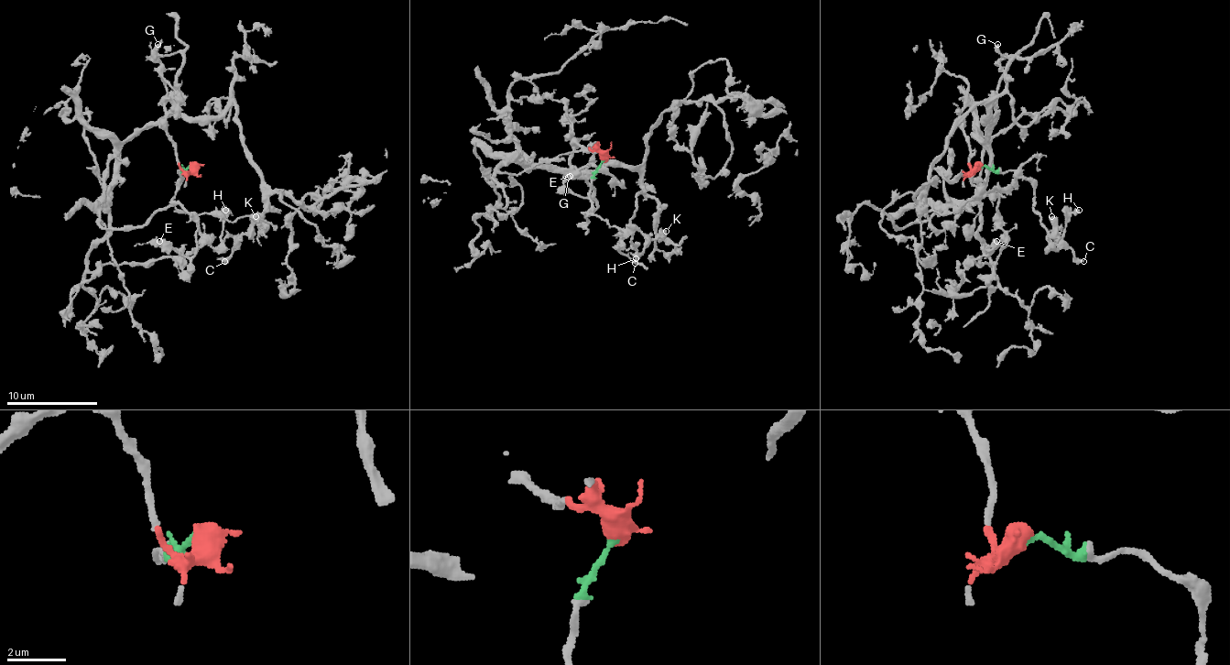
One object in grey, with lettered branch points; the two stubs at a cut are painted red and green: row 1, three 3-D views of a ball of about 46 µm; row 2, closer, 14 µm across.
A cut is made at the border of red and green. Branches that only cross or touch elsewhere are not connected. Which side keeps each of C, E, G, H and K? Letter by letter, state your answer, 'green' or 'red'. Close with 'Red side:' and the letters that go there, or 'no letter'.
C: green
E: red
G: red
H: green
K: green
Red side: E, G

